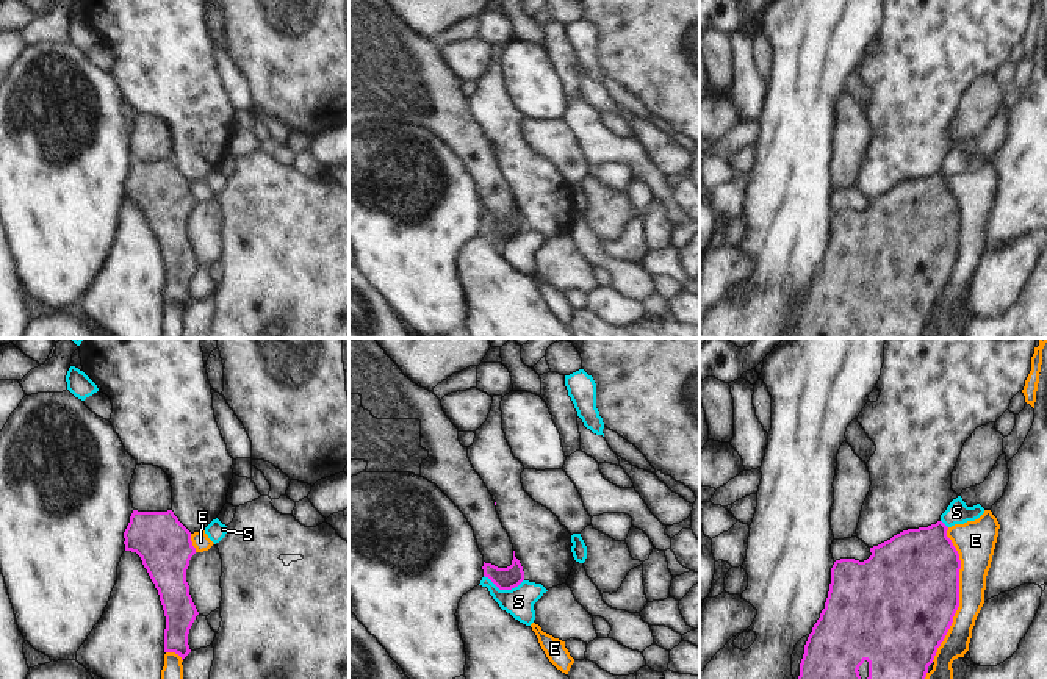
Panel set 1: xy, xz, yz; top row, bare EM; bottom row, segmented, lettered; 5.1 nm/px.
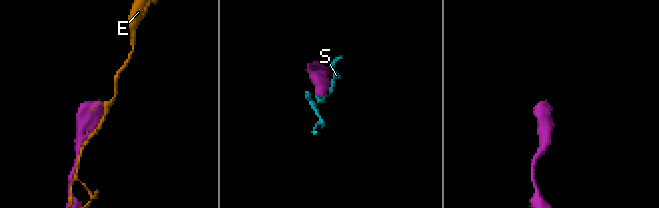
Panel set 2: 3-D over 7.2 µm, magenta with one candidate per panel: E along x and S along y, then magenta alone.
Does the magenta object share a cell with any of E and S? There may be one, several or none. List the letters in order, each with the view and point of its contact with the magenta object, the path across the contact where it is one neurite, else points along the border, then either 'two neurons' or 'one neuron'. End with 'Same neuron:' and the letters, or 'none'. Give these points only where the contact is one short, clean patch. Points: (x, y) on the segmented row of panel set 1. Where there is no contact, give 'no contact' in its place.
E: contact yz (958, 595); two neurons
S: contact xz (504, 589); border xz (484, 574), (500, 589), (514, 589), (523, 581); two neurons
Same neuron: none

